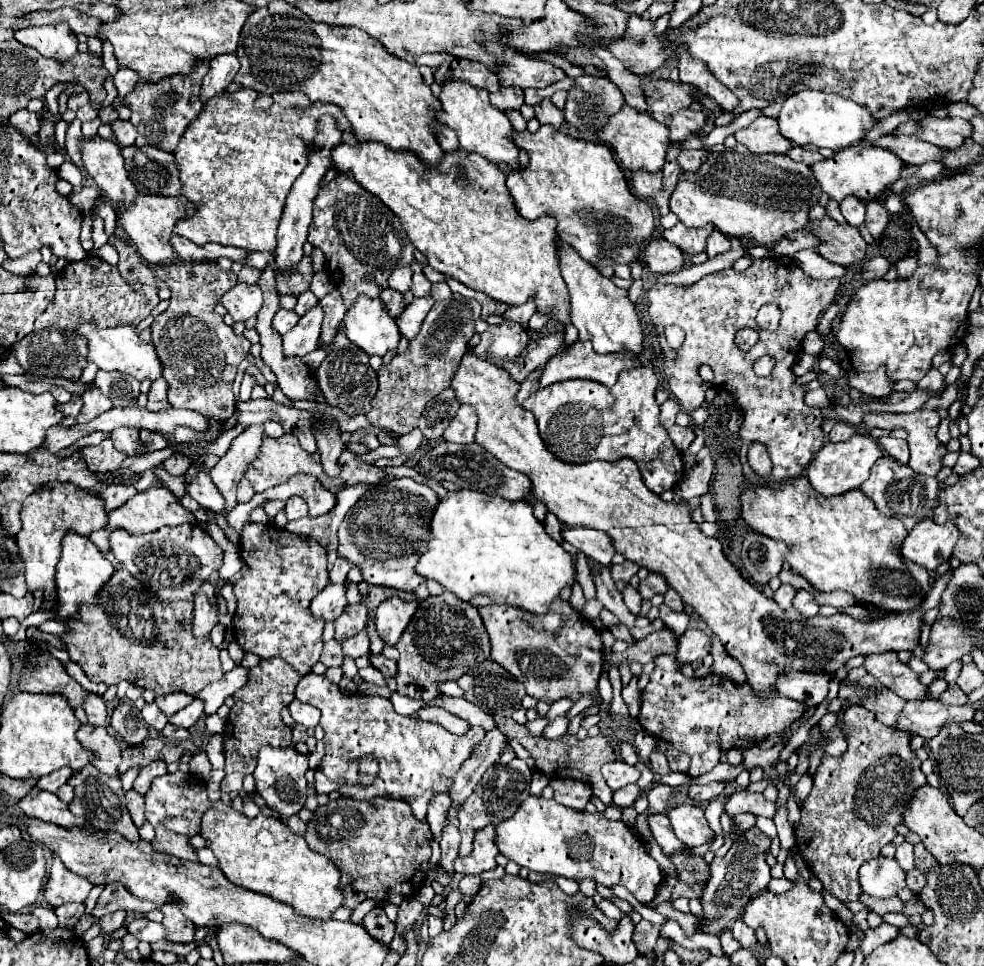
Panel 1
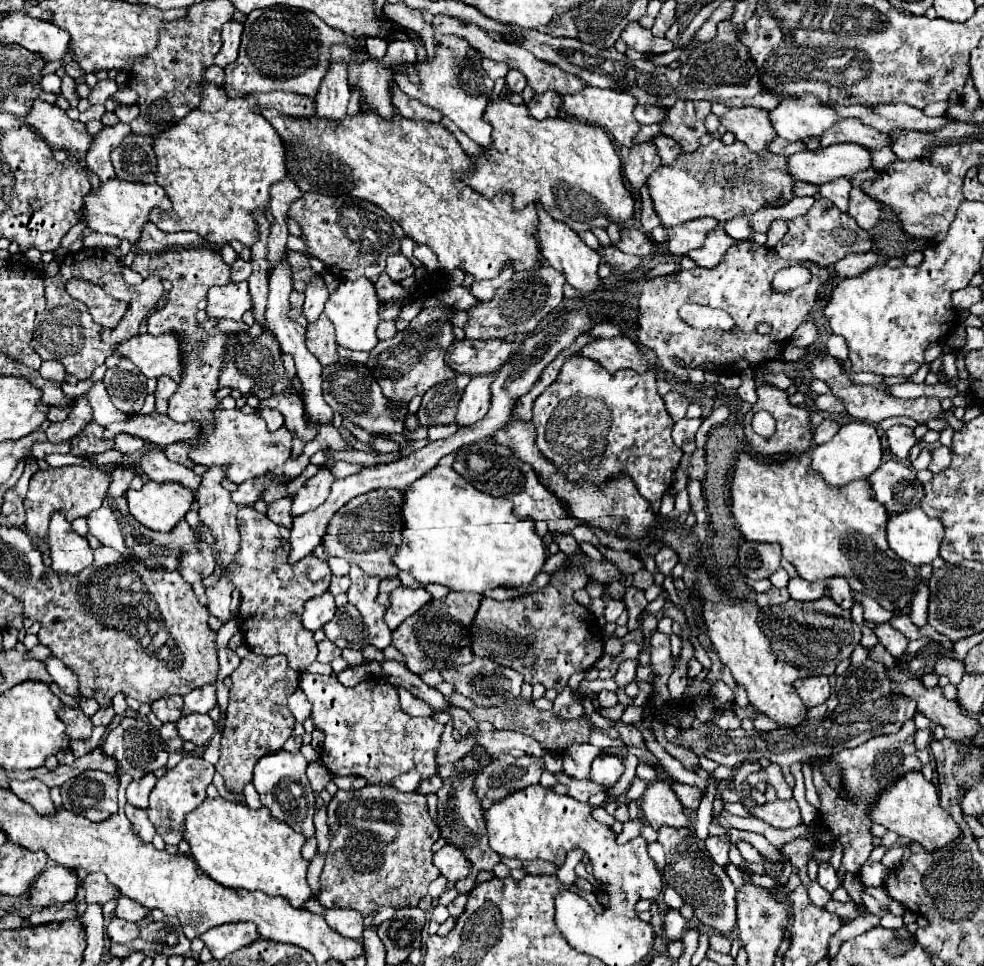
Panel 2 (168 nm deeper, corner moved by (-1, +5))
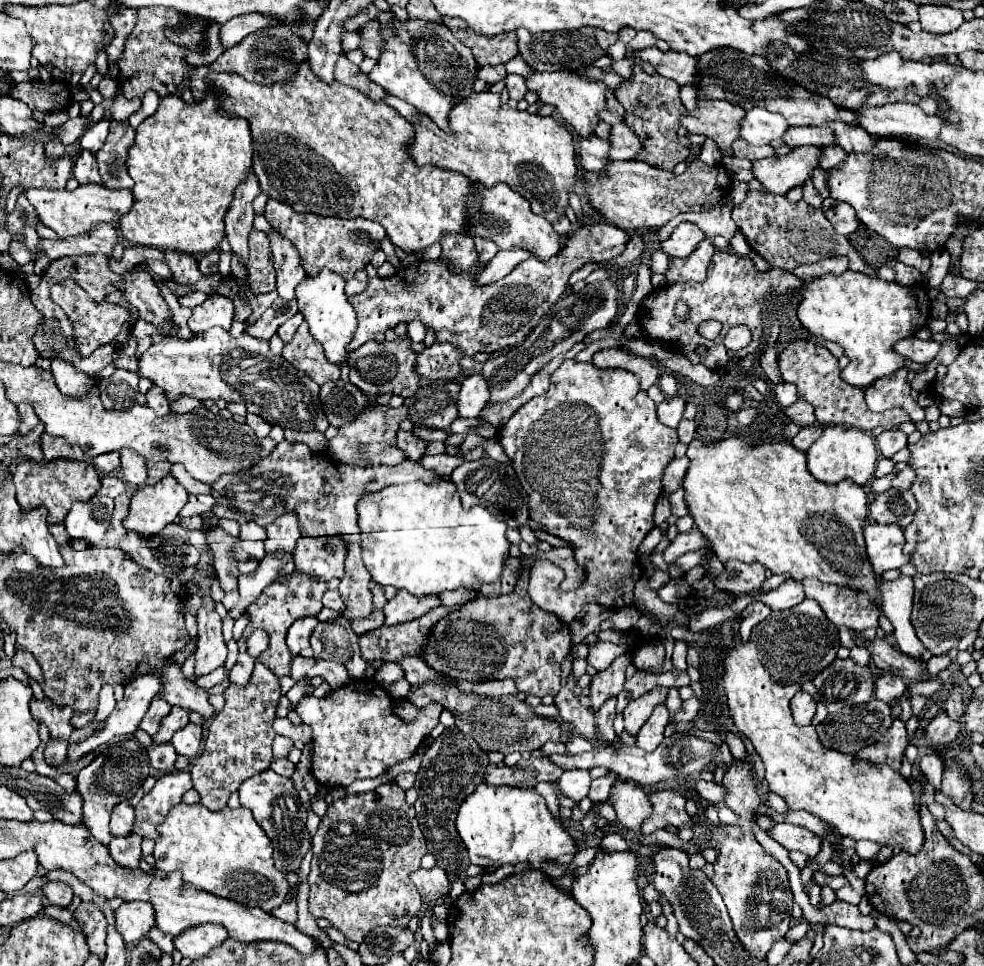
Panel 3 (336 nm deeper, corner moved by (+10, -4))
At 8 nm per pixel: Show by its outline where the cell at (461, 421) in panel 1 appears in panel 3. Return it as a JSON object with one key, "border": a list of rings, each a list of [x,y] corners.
{"border":[[[473,373],[463,379],[461,393],[459,393],[459,417],[479,417],[479,411],[489,401],[487,381],[481,373]]]}

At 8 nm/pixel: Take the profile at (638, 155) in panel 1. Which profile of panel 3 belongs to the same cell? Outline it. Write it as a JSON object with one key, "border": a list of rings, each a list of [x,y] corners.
{"border":[[[553,71],[553,73],[531,73],[527,77],[527,89],[537,93],[541,103],[549,103],[553,107],[557,107],[557,111],[563,115],[563,119],[575,127],[575,131],[581,137],[591,137],[593,135],[593,127],[597,125],[599,117],[597,111],[605,109],[605,85],[601,81],[591,81],[583,75],[579,75],[579,71]]]}

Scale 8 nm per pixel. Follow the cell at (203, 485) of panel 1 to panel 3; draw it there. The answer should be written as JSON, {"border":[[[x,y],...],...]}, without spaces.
{"border":[[[121,449],[121,471],[123,479],[141,487],[147,481],[147,469],[145,469],[145,459],[139,457],[133,449]]]}

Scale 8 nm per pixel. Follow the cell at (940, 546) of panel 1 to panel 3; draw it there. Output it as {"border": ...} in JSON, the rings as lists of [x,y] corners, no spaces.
{"border":[[[869,521],[863,529],[867,557],[877,575],[889,569],[899,569],[909,563],[909,557],[903,555],[903,529],[897,525],[881,525],[877,521]]]}

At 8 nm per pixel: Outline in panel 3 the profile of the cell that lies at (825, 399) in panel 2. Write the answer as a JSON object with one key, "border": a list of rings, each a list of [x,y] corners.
{"border":[[[799,399],[799,401],[795,401],[793,405],[785,407],[783,413],[785,413],[785,417],[789,417],[791,421],[795,421],[795,423],[801,425],[801,427],[805,427],[805,425],[815,425],[815,423],[817,423],[817,421],[815,421],[815,415],[813,415],[813,405],[807,403],[807,401],[803,401],[803,399]]]}

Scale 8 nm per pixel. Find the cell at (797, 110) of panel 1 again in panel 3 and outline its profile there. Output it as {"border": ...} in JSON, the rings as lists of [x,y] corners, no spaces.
{"border":[[[749,109],[741,121],[741,137],[751,145],[769,145],[787,129],[787,121],[767,109]]]}

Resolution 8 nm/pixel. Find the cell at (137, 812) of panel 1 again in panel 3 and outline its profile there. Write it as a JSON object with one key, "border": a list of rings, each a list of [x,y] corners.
{"border":[[[131,833],[129,837],[113,837],[111,845],[109,845],[111,857],[115,859],[115,863],[123,865],[123,867],[139,867],[139,859],[141,859],[141,837]]]}

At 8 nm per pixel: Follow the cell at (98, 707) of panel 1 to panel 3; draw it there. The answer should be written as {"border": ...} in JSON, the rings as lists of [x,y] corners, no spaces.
{"border":[[[15,645],[15,655],[13,655],[11,663],[13,663],[13,667],[19,667],[19,669],[23,669],[25,673],[29,673],[29,677],[33,677],[35,681],[39,681],[39,683],[43,681],[43,673],[41,673],[39,663],[37,663],[35,657],[33,657],[27,649],[23,649],[21,645]]]}

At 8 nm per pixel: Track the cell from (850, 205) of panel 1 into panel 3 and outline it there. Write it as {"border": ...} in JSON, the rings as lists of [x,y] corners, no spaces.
{"border":[[[807,181],[805,185],[803,185],[803,201],[805,203],[809,203],[811,207],[821,207],[821,197],[819,197],[819,193],[815,191],[815,187],[813,187],[813,183],[811,181]]]}

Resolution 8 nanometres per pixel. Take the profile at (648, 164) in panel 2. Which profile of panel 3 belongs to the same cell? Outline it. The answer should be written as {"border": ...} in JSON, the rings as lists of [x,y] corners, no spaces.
{"border":[[[581,137],[579,139],[579,161],[585,171],[603,171],[603,167],[609,163],[607,159],[609,141],[599,137]]]}

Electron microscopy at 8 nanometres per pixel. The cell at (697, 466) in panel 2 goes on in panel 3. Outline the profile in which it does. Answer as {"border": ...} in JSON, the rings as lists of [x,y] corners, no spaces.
{"border":[[[675,457],[675,459],[669,461],[669,465],[667,465],[665,473],[663,473],[663,481],[661,481],[665,493],[673,493],[673,491],[677,491],[681,487],[683,477],[687,473],[687,467],[689,467],[687,457],[681,457],[681,459]]]}

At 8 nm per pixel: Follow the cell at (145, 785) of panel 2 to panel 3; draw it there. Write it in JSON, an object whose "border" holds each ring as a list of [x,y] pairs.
{"border":[[[127,801],[119,803],[113,813],[111,813],[111,835],[115,837],[127,837],[131,835],[131,829],[133,829],[133,821],[135,821],[135,811],[133,807],[129,807]]]}

